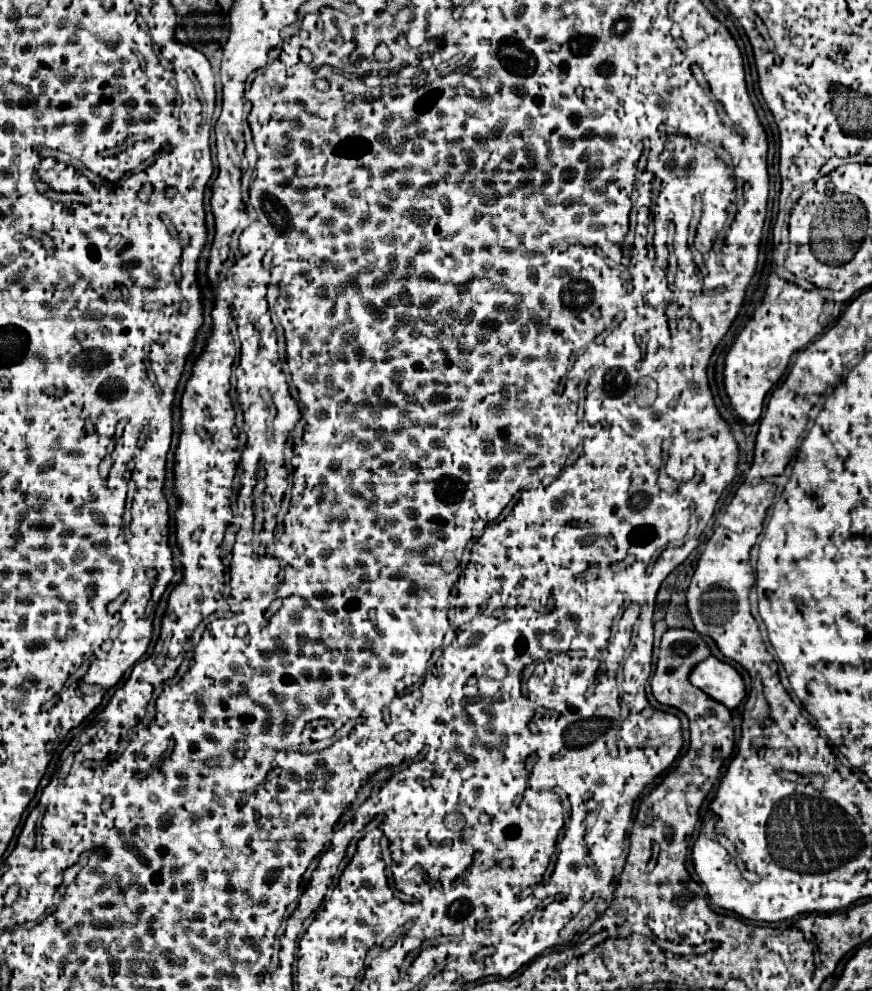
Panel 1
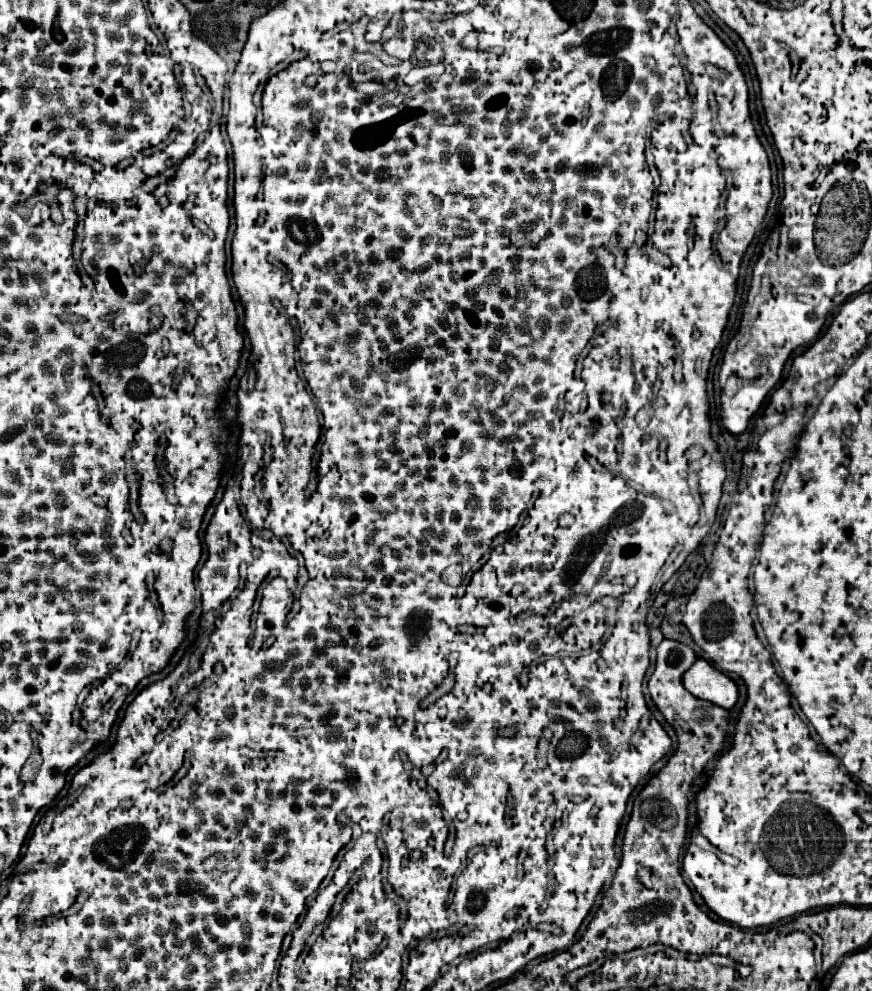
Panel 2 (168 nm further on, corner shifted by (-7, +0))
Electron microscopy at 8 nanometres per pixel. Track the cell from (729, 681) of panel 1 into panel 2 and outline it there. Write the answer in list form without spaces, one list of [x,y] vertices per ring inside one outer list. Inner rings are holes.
[[[698,659],[682,677],[682,685],[698,699],[710,701],[718,707],[732,709],[738,701],[738,687],[736,683],[724,675],[722,671],[714,669],[712,663],[706,659]]]

